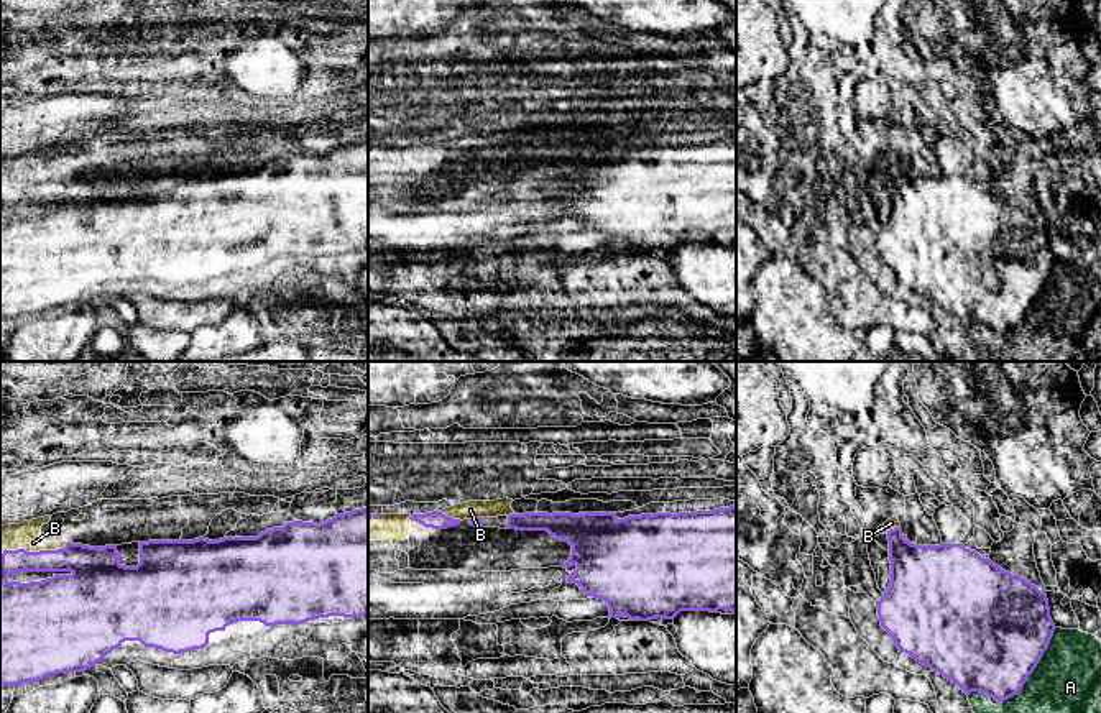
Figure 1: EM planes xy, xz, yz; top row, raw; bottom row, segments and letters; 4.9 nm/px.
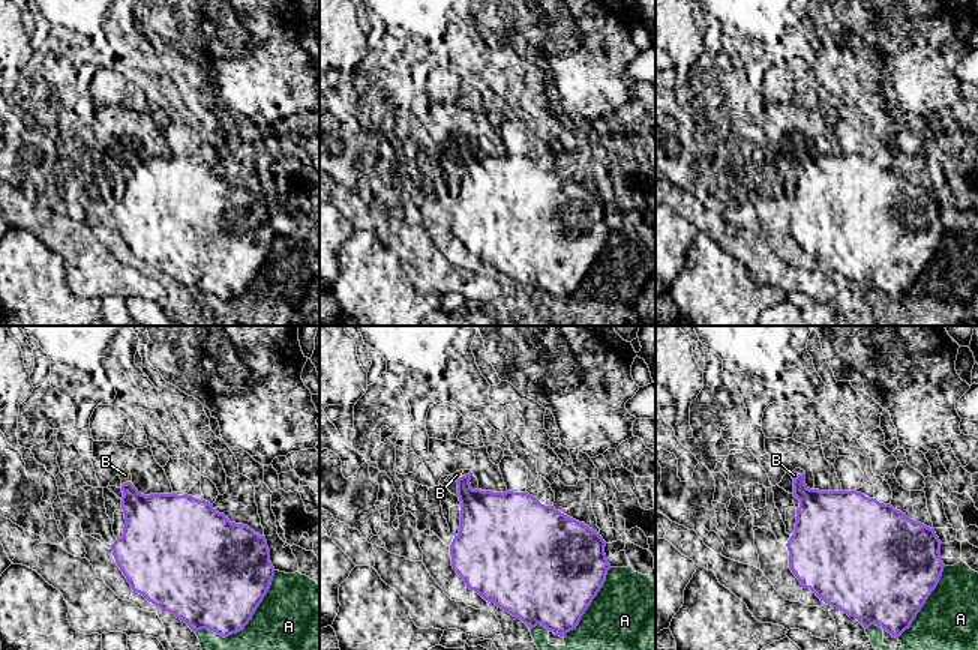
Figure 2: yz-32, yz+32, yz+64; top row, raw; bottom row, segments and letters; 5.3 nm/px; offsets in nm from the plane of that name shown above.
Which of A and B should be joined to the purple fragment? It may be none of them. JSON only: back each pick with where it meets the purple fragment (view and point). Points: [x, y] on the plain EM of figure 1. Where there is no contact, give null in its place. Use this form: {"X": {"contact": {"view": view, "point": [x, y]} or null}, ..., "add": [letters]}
{"add": []}

